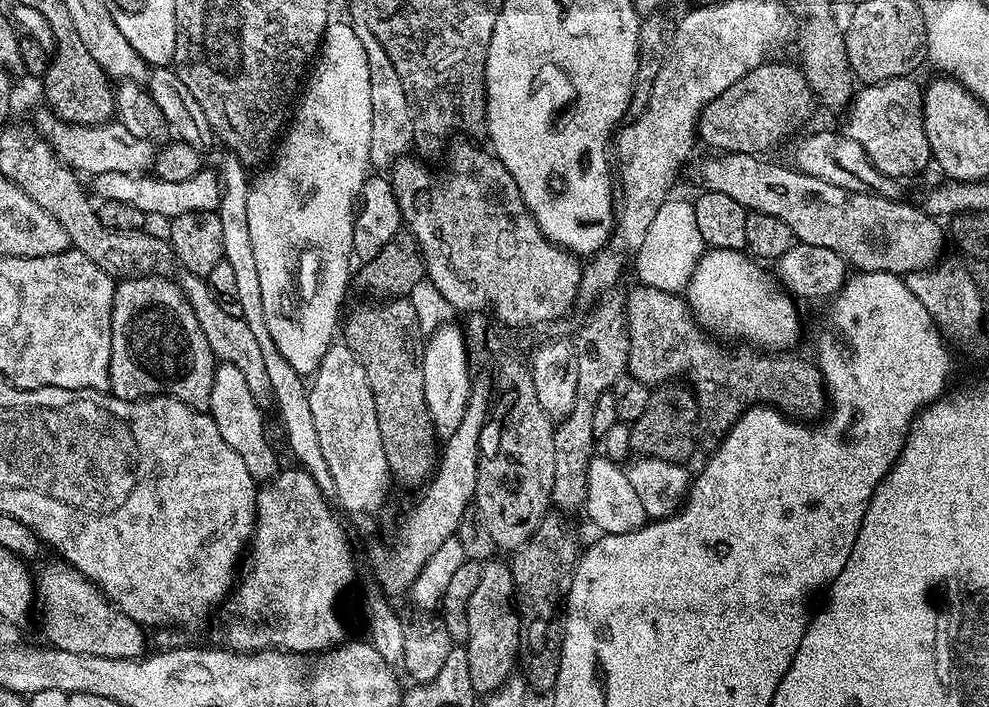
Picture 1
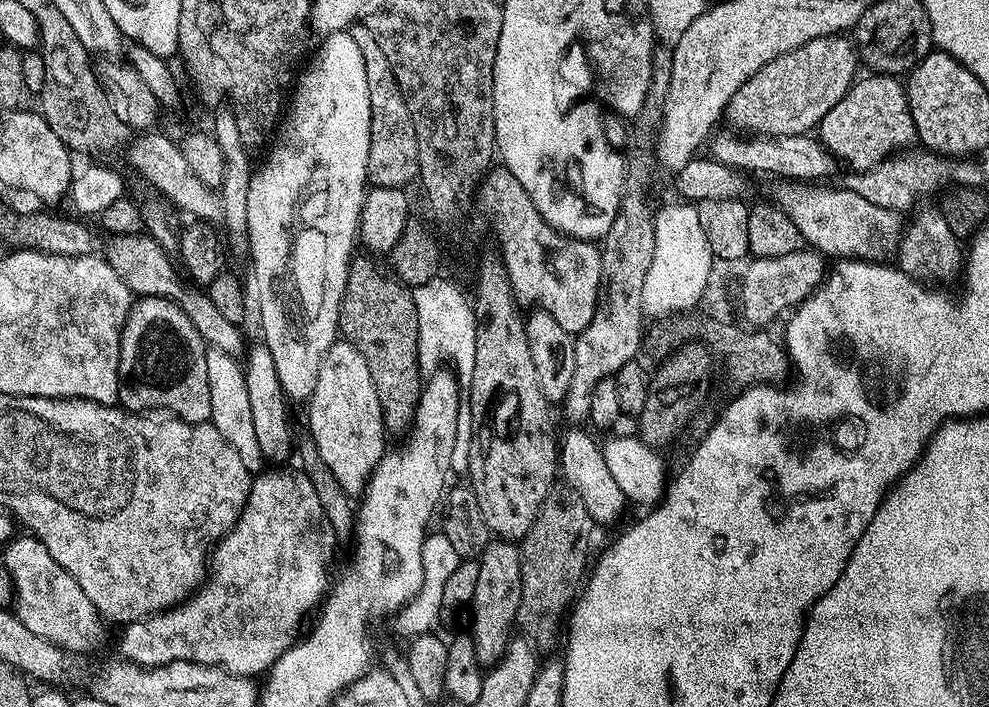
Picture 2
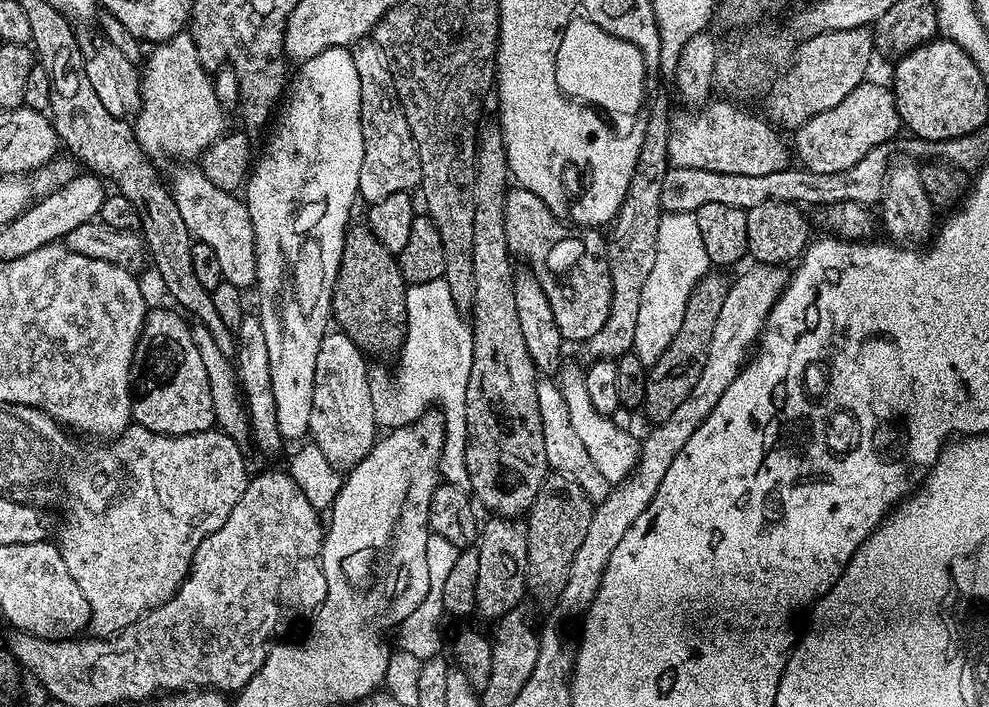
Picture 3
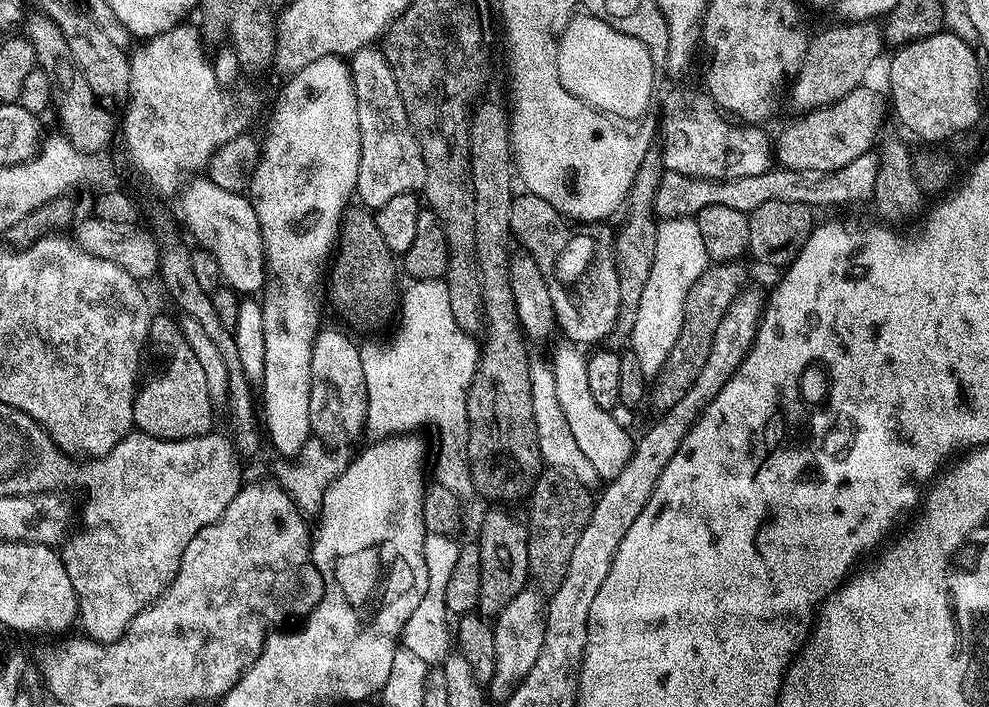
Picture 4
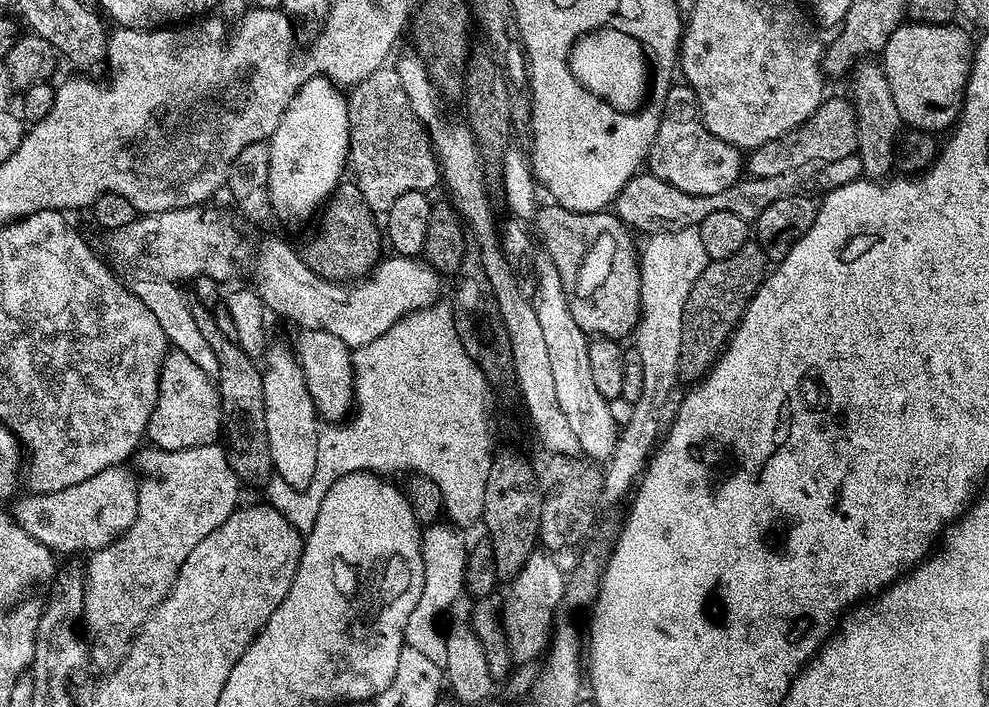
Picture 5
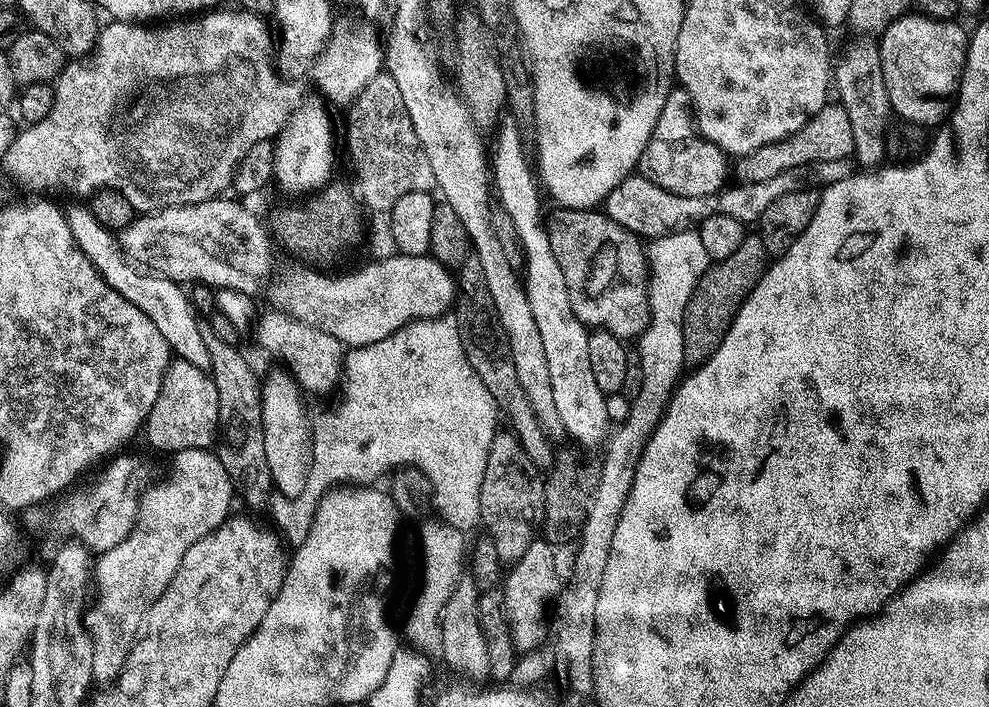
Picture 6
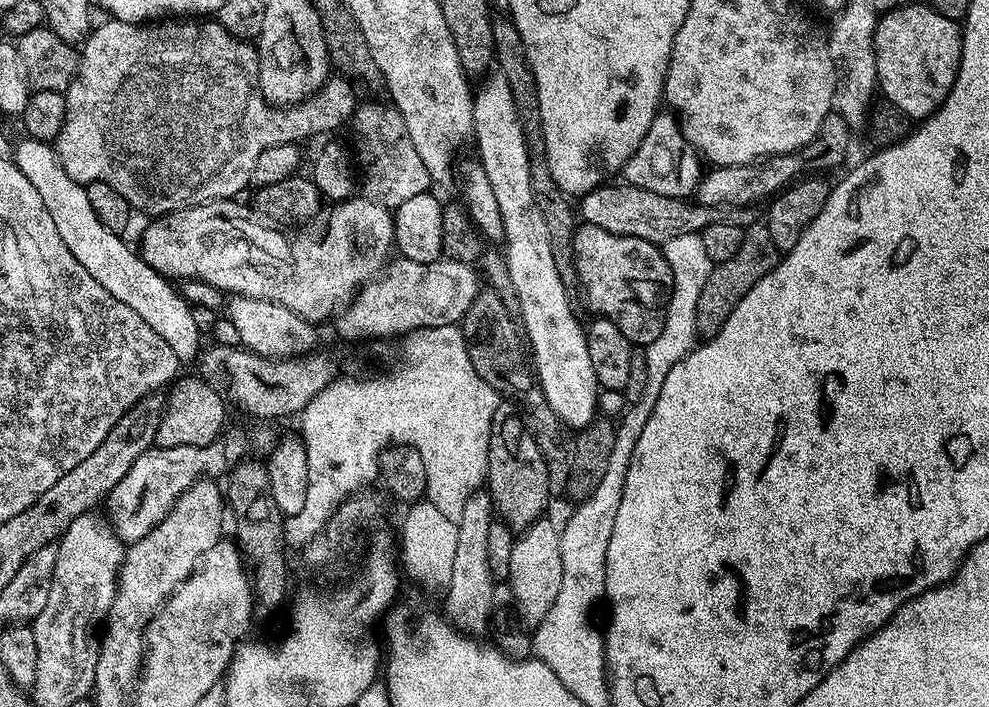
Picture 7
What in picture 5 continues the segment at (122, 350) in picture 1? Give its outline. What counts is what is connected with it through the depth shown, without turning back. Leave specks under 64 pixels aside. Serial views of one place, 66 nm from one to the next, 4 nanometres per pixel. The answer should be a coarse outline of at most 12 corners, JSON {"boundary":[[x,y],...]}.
{"boundary":[[164,355],[146,436],[171,452],[214,444],[217,381]]}

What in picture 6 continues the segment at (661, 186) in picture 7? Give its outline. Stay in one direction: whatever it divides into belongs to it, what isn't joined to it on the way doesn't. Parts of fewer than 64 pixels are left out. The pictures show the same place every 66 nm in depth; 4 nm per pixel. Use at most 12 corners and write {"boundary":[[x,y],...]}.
{"boundary":[[683,88],[658,108],[639,175],[715,196],[729,157],[700,135]]}

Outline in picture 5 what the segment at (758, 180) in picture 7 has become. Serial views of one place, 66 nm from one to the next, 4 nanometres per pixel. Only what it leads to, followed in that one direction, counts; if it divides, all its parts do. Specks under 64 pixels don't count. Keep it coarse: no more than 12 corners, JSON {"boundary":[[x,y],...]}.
{"boundary":[[825,98],[809,120],[751,149],[748,176],[853,155],[856,112]]}

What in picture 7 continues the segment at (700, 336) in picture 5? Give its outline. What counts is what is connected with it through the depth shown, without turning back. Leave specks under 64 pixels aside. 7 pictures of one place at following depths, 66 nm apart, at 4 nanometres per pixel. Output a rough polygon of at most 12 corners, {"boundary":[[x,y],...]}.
{"boundary":[[767,223],[744,228],[738,254],[698,294],[696,332],[716,336],[782,253]]}

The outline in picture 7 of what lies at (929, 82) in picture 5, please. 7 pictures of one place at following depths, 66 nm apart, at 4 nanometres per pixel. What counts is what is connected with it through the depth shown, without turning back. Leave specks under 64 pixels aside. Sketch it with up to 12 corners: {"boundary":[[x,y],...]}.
{"boundary":[[927,3],[876,21],[879,95],[919,122],[954,86],[962,28]]}

